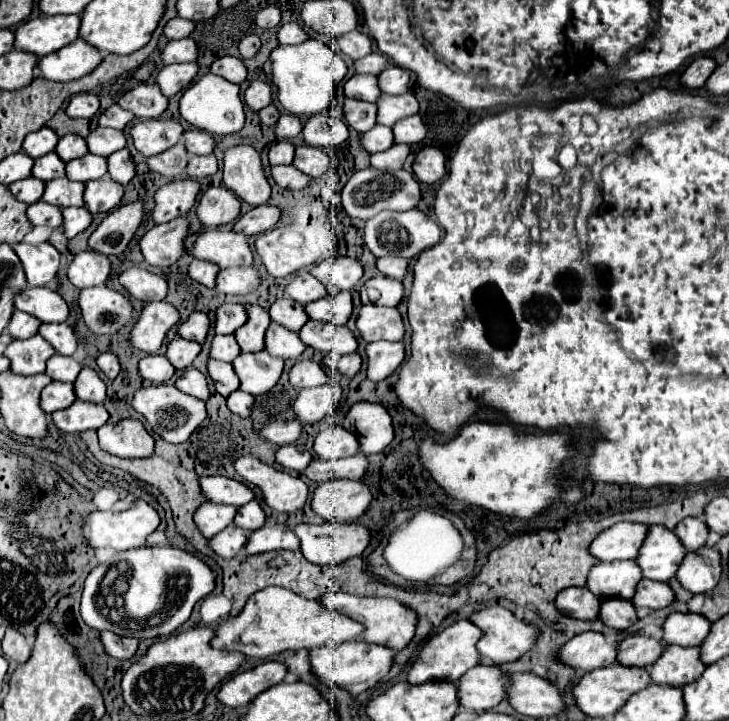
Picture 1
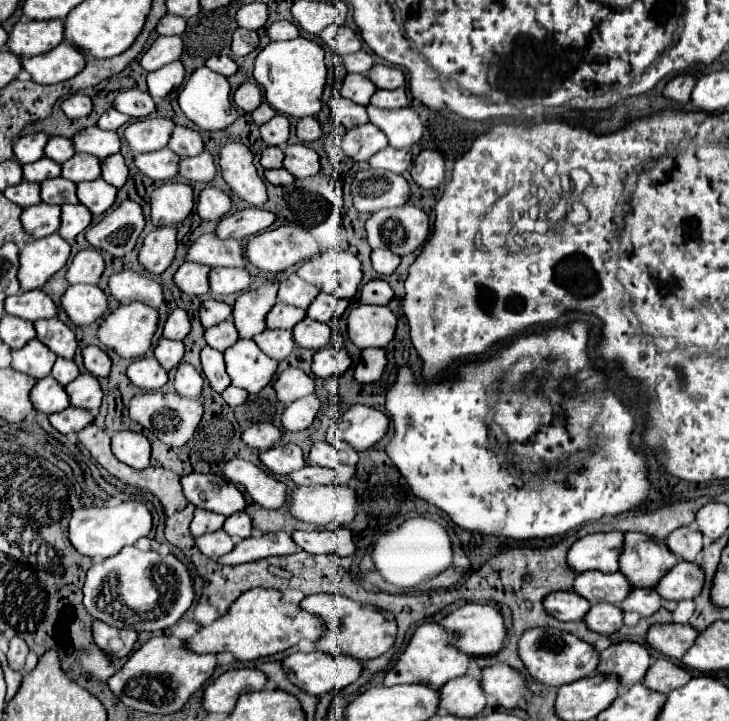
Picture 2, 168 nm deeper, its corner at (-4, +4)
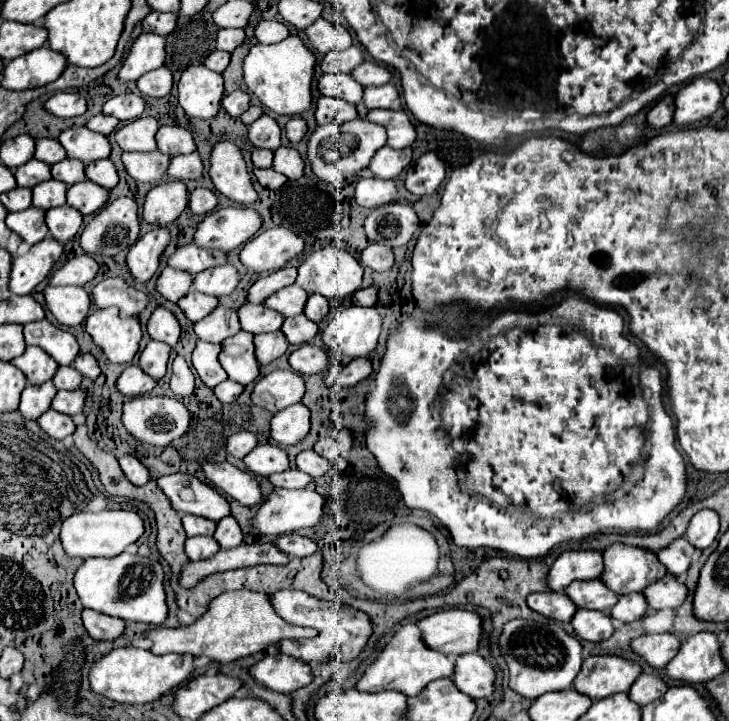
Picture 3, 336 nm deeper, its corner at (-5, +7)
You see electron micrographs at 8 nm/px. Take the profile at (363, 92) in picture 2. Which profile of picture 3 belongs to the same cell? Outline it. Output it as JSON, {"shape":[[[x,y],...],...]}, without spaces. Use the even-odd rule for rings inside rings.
{"shape":[[[330,73],[330,75],[322,75],[318,81],[318,89],[322,95],[330,95],[330,97],[340,97],[352,105],[362,101],[364,95],[364,87],[360,83],[356,83],[352,79],[352,75],[348,73]]]}

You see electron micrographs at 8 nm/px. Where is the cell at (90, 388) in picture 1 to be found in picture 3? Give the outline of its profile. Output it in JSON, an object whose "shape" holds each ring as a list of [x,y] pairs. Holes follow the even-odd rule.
{"shape":[[[74,389],[74,391],[58,391],[52,401],[52,407],[60,413],[76,415],[84,411],[84,403],[86,403],[86,391]]]}

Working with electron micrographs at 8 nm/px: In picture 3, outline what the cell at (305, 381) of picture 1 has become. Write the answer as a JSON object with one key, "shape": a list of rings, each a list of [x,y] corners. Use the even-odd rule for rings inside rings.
{"shape":[[[276,369],[264,375],[252,393],[252,401],[270,413],[276,413],[304,397],[304,379],[296,371]]]}

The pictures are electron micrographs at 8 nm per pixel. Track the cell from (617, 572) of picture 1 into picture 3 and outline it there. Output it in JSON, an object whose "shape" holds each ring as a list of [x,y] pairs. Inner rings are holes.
{"shape":[[[590,579],[590,581],[572,581],[566,587],[566,595],[572,597],[572,601],[578,607],[584,609],[598,609],[608,613],[612,605],[616,605],[618,595],[608,589],[608,585],[602,579]]]}

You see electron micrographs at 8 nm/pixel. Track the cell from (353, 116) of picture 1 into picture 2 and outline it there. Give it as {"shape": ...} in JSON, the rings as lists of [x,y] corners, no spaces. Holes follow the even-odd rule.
{"shape":[[[331,98],[329,100],[329,110],[331,110],[331,120],[343,128],[359,126],[363,122],[369,122],[365,106],[359,106],[355,102],[349,102],[347,98]]]}

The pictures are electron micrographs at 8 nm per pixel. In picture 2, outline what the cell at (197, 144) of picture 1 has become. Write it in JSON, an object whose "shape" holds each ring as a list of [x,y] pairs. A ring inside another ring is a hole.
{"shape":[[[175,126],[171,132],[171,142],[167,144],[179,158],[185,156],[197,156],[203,152],[203,140],[201,136],[185,126]]]}

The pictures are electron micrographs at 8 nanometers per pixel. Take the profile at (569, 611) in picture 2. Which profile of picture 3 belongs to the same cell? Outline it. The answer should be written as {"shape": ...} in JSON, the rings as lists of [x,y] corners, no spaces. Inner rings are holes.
{"shape":[[[554,591],[528,595],[528,607],[544,617],[558,621],[570,621],[578,609],[566,593],[554,593]]]}

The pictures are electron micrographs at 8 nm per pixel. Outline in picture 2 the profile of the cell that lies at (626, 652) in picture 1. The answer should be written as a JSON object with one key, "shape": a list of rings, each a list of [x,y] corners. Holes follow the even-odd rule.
{"shape":[[[637,642],[611,644],[599,656],[599,674],[613,674],[619,678],[621,686],[633,686],[643,680],[649,668],[649,652]]]}

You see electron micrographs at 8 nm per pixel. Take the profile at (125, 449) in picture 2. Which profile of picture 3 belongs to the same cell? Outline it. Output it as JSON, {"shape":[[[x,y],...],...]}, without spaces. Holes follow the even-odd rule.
{"shape":[[[128,453],[128,455],[120,457],[118,463],[120,463],[124,475],[126,475],[134,485],[144,485],[144,483],[148,483],[150,473],[148,473],[148,469],[142,465],[142,461],[140,461],[136,455]]]}

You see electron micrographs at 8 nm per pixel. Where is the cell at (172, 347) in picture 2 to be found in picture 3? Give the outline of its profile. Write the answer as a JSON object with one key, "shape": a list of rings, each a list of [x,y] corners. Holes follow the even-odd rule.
{"shape":[[[150,341],[146,345],[146,349],[142,351],[140,355],[140,367],[156,377],[156,379],[162,379],[164,373],[166,373],[166,365],[168,365],[168,357],[170,357],[170,351],[172,347],[168,343],[160,343],[160,341]]]}

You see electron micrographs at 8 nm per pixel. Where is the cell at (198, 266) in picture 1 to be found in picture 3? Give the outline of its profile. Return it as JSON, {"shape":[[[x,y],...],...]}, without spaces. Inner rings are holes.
{"shape":[[[164,267],[164,271],[158,277],[156,289],[160,295],[164,295],[170,301],[178,301],[184,295],[188,295],[190,287],[192,287],[192,275],[188,271],[180,271],[180,269],[172,269],[172,267]]]}

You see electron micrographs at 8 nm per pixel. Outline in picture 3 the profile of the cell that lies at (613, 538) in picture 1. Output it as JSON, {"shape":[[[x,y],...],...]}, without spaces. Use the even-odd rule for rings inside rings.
{"shape":[[[570,549],[564,551],[552,565],[548,573],[548,583],[552,591],[562,591],[574,579],[598,579],[604,571],[602,551],[598,549]]]}

